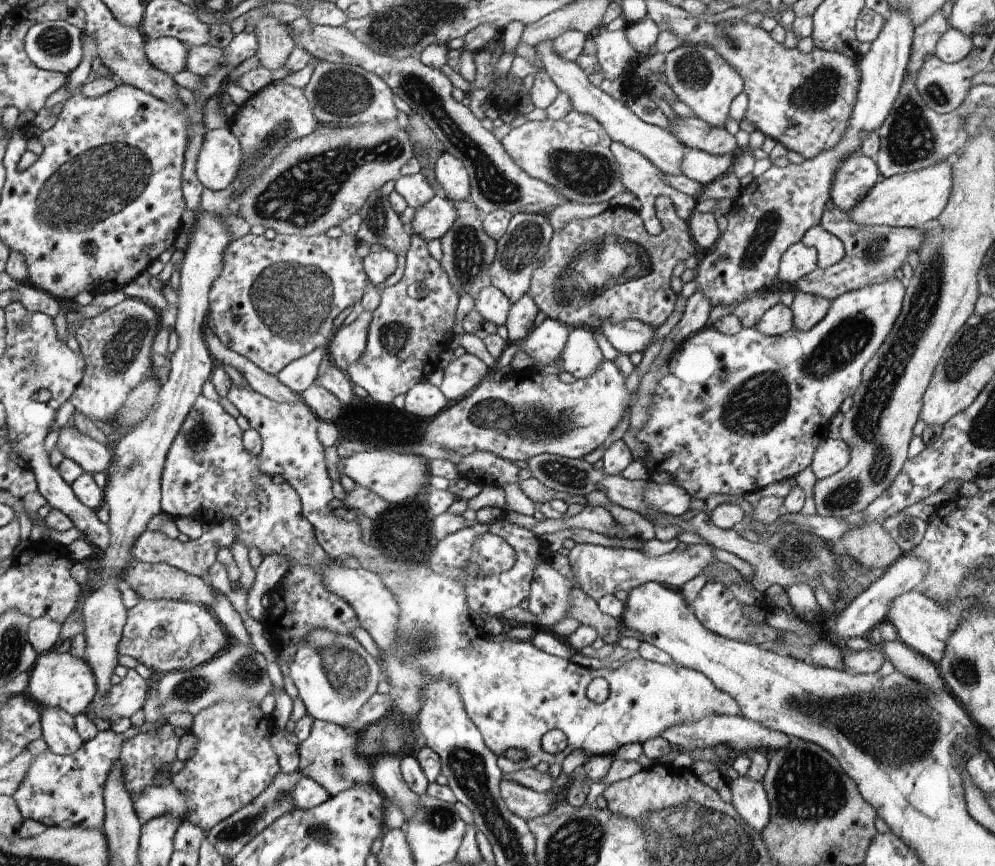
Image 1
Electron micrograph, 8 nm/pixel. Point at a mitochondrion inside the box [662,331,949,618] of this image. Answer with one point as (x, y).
(752, 406)

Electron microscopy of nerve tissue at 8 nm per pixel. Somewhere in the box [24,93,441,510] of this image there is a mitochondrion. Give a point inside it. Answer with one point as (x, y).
(101, 180)

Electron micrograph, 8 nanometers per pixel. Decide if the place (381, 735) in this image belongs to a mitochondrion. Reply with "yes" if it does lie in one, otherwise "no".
yes

